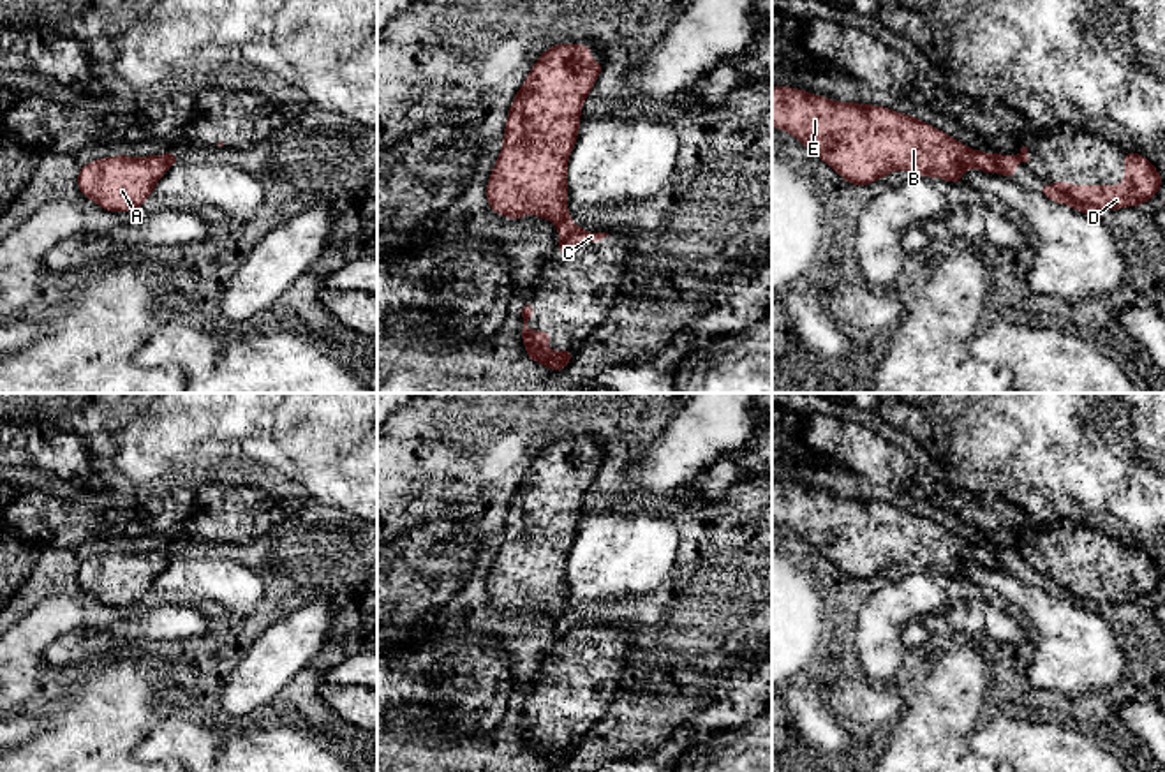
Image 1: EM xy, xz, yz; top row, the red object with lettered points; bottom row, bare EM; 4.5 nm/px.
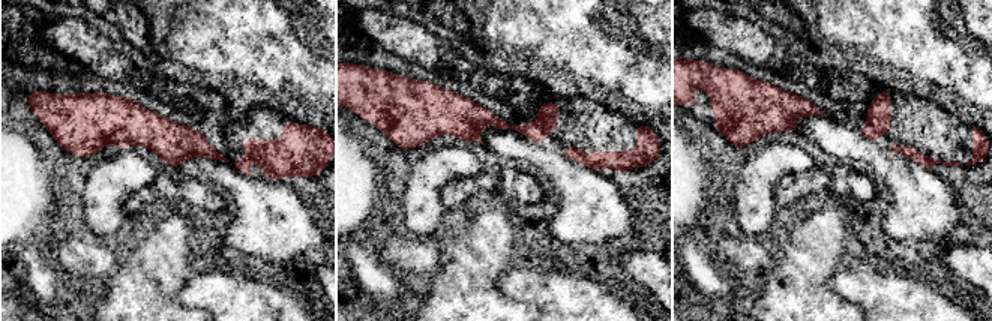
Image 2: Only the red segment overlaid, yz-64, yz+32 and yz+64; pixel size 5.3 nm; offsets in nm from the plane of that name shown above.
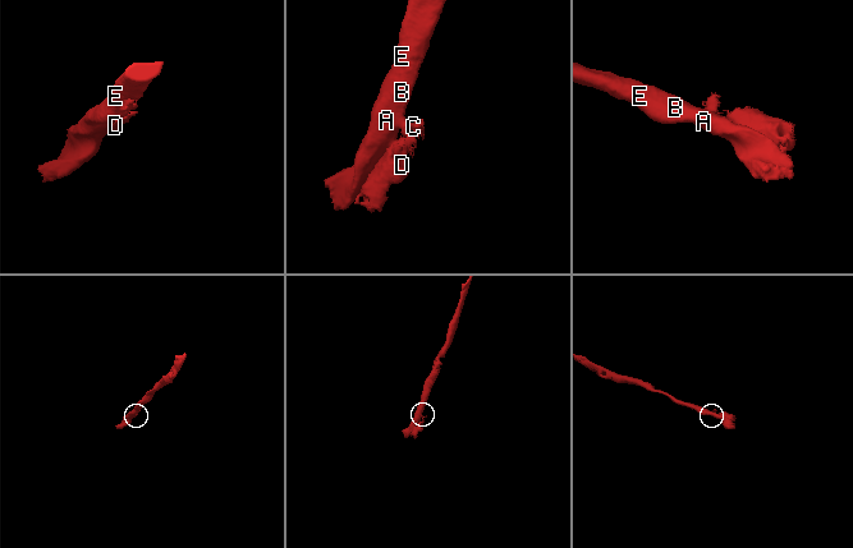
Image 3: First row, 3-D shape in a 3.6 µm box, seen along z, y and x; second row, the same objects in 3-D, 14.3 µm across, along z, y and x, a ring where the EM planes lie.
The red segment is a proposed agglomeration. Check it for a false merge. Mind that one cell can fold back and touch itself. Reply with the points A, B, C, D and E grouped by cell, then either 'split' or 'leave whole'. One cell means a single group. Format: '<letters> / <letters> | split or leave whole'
A B E / C D | split

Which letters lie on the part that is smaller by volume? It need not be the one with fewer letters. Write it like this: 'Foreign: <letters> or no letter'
Foreign: C, D

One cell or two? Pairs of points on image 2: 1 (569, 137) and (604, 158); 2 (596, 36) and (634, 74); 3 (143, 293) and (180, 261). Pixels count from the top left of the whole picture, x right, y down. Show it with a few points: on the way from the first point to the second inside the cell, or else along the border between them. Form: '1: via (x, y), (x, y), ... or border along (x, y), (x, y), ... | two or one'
1: via (578, 137), (583, 137), (595, 149) | one
2: via (605, 45), (625, 65) | one
3: via (153, 293), (177, 272) | one

